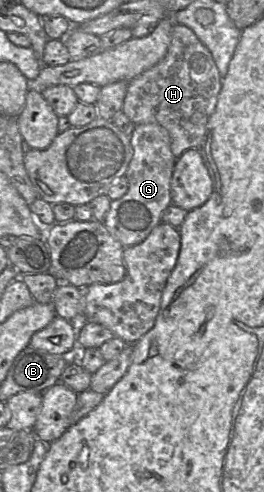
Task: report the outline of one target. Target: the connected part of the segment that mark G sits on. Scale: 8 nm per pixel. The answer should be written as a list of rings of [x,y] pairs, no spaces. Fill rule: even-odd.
[[[158,124],[136,125],[131,146],[133,155],[125,174],[128,191],[121,198],[111,201],[103,220],[109,232],[124,248],[144,241],[161,222],[163,211],[172,204],[171,179],[177,160],[171,151],[169,132]]]

